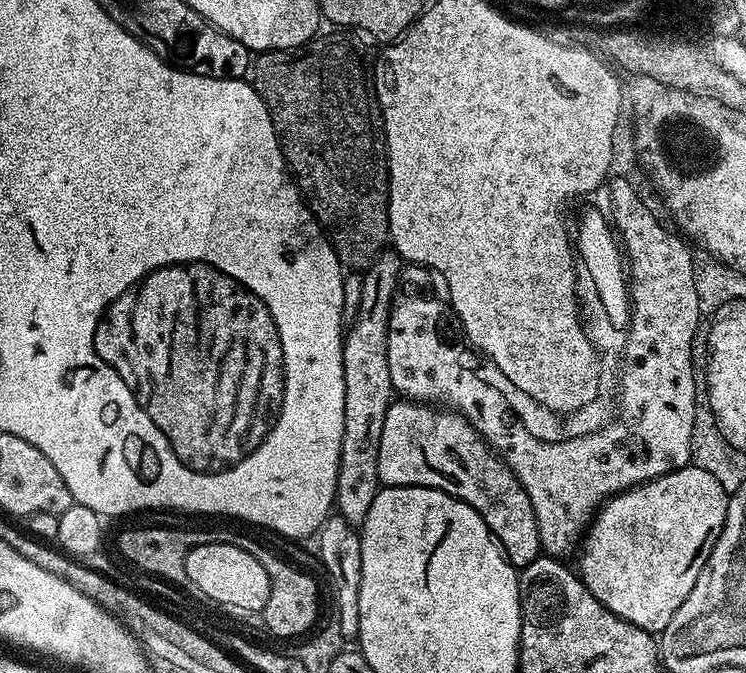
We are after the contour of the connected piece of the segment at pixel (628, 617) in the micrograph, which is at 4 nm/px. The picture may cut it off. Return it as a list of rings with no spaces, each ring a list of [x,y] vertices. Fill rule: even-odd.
[[[693,466],[667,472],[664,476],[647,480],[645,484],[619,492],[601,507],[590,525],[579,553],[580,579],[590,594],[594,594],[606,610],[618,614],[618,618],[653,634],[663,632],[678,606],[682,606],[690,590],[694,590],[694,582],[698,582],[698,574],[702,574],[704,563],[722,534],[729,499],[729,489],[714,475]]]

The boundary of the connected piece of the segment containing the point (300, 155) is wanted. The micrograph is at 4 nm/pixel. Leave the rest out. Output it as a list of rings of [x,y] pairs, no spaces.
[[[317,35],[296,48],[279,48],[259,53],[252,61],[250,83],[252,89],[262,98],[262,102],[270,114],[280,149],[284,155],[285,165],[291,172],[293,180],[296,181],[299,195],[305,205],[311,207],[315,223],[320,225],[326,233],[331,247],[336,249],[337,261],[348,270],[366,270],[380,257],[380,253],[385,251],[390,240],[388,235],[388,143],[384,141],[384,115],[380,113],[380,101],[376,98],[376,86],[370,72],[368,76],[368,64],[364,61],[363,50],[348,37],[351,35],[324,35]]]

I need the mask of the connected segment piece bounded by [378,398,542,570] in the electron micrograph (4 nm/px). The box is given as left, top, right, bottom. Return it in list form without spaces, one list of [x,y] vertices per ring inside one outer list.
[[[407,398],[393,399],[392,405],[386,410],[386,423],[382,426],[382,443],[378,446],[378,478],[381,485],[389,488],[433,488],[466,502],[479,514],[482,522],[486,522],[504,557],[517,570],[534,562],[542,554],[538,518],[534,518],[534,506],[530,506],[530,494],[526,494],[522,482],[518,482],[518,478],[509,470],[503,455],[481,436],[474,425],[468,423],[464,416],[443,406],[429,406],[427,403]]]

